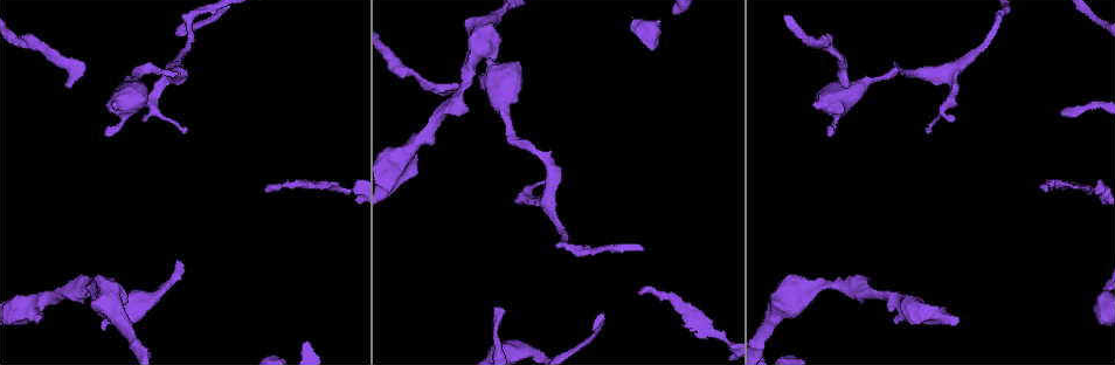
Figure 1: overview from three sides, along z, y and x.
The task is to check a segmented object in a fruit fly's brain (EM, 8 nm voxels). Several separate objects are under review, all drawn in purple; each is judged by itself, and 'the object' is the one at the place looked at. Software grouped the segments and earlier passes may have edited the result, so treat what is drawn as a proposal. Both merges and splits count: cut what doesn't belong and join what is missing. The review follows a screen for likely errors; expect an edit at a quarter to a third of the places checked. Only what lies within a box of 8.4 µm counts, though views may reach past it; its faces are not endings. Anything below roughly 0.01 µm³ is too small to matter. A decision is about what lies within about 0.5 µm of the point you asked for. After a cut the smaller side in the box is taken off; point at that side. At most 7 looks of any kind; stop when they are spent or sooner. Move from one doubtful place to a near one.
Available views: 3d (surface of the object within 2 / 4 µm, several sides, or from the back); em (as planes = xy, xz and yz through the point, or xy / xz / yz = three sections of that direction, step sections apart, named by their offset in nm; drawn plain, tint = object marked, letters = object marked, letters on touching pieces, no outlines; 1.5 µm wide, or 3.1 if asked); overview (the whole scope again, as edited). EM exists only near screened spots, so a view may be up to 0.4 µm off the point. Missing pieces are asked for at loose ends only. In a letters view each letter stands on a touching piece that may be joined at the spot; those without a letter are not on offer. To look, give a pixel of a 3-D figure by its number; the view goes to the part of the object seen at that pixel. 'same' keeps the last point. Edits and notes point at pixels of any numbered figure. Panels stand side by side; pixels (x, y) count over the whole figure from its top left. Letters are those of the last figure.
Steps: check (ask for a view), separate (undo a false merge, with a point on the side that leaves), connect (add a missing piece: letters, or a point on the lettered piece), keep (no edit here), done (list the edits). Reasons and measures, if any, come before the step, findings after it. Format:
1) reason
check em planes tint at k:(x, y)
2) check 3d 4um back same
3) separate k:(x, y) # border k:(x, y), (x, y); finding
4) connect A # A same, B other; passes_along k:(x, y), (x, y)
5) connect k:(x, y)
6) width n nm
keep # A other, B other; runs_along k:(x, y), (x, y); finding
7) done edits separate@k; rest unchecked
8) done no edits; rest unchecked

tapers out
check em xy step 4 letters at 1:(187, 129)

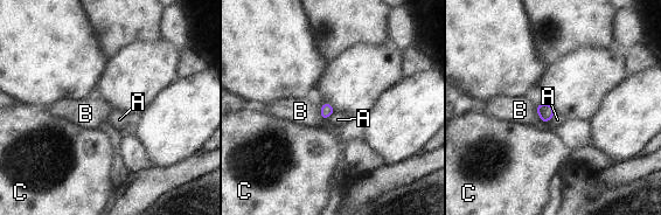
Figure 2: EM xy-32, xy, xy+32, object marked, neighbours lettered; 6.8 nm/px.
another direction
check em planes letters same

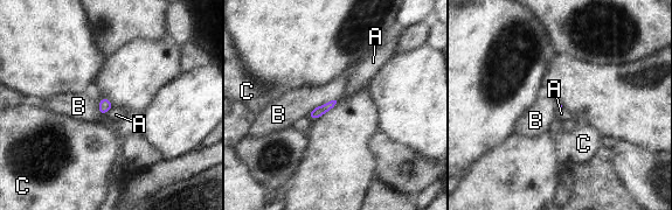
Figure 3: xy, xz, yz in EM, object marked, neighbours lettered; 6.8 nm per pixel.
keep # A other, B other, C other; no lettered piece goes on from it

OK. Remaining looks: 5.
tapers out
check 3d 2um at 1:(481, 75)

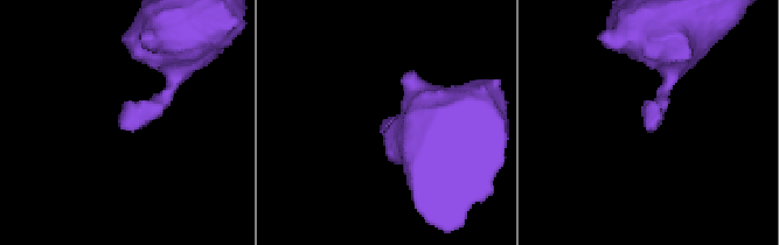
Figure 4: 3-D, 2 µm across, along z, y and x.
check em planes tint at 4:(121, 124)

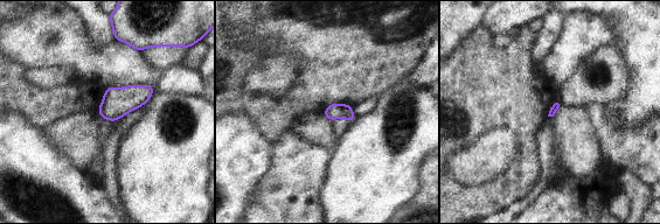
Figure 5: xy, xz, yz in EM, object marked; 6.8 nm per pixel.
see the neighbours
check em planes letters same

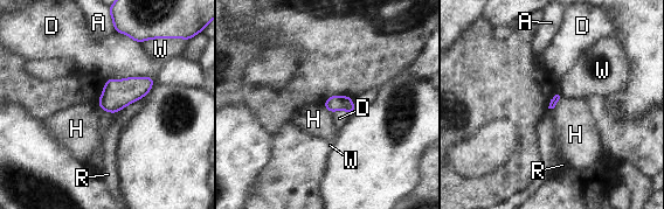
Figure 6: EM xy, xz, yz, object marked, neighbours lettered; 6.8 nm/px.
keep # A other, D other, H other, R other, W other; border 6:(562, 96), (553, 109); none of them fits

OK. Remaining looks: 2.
done no edits; rest unchecked

